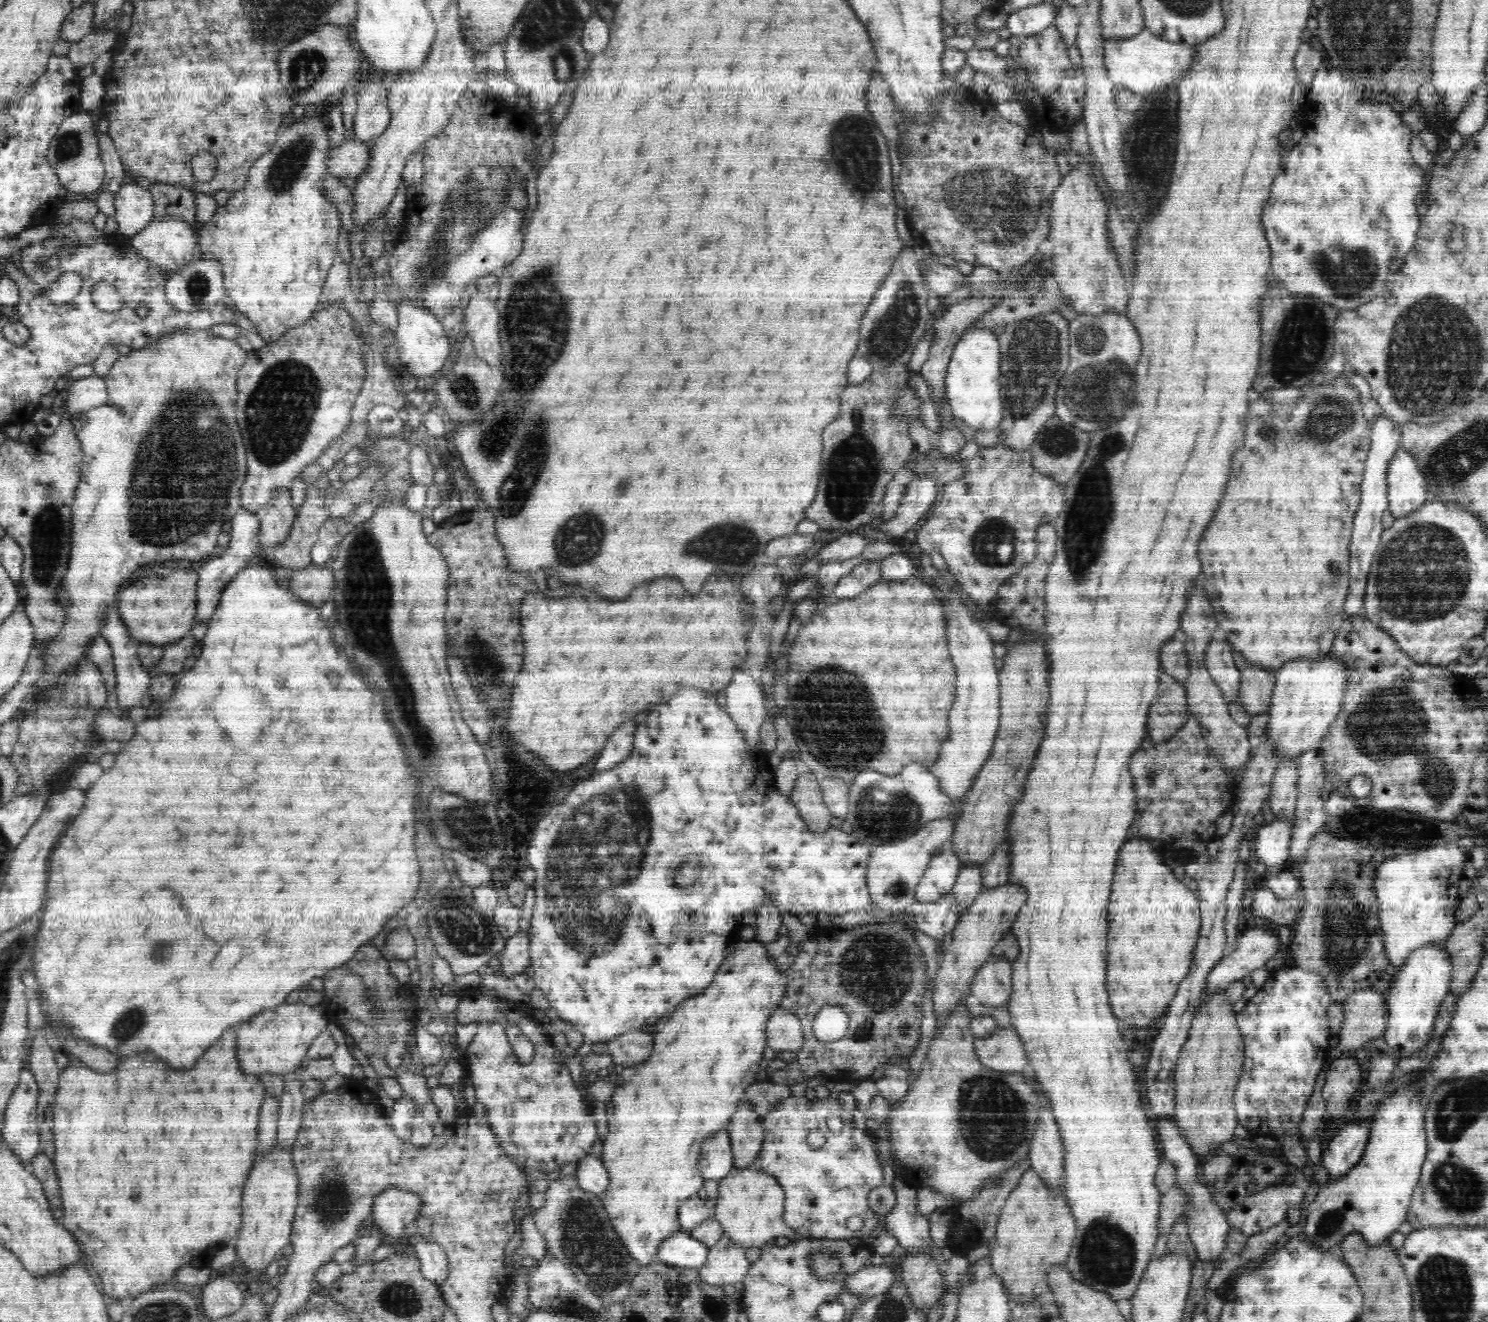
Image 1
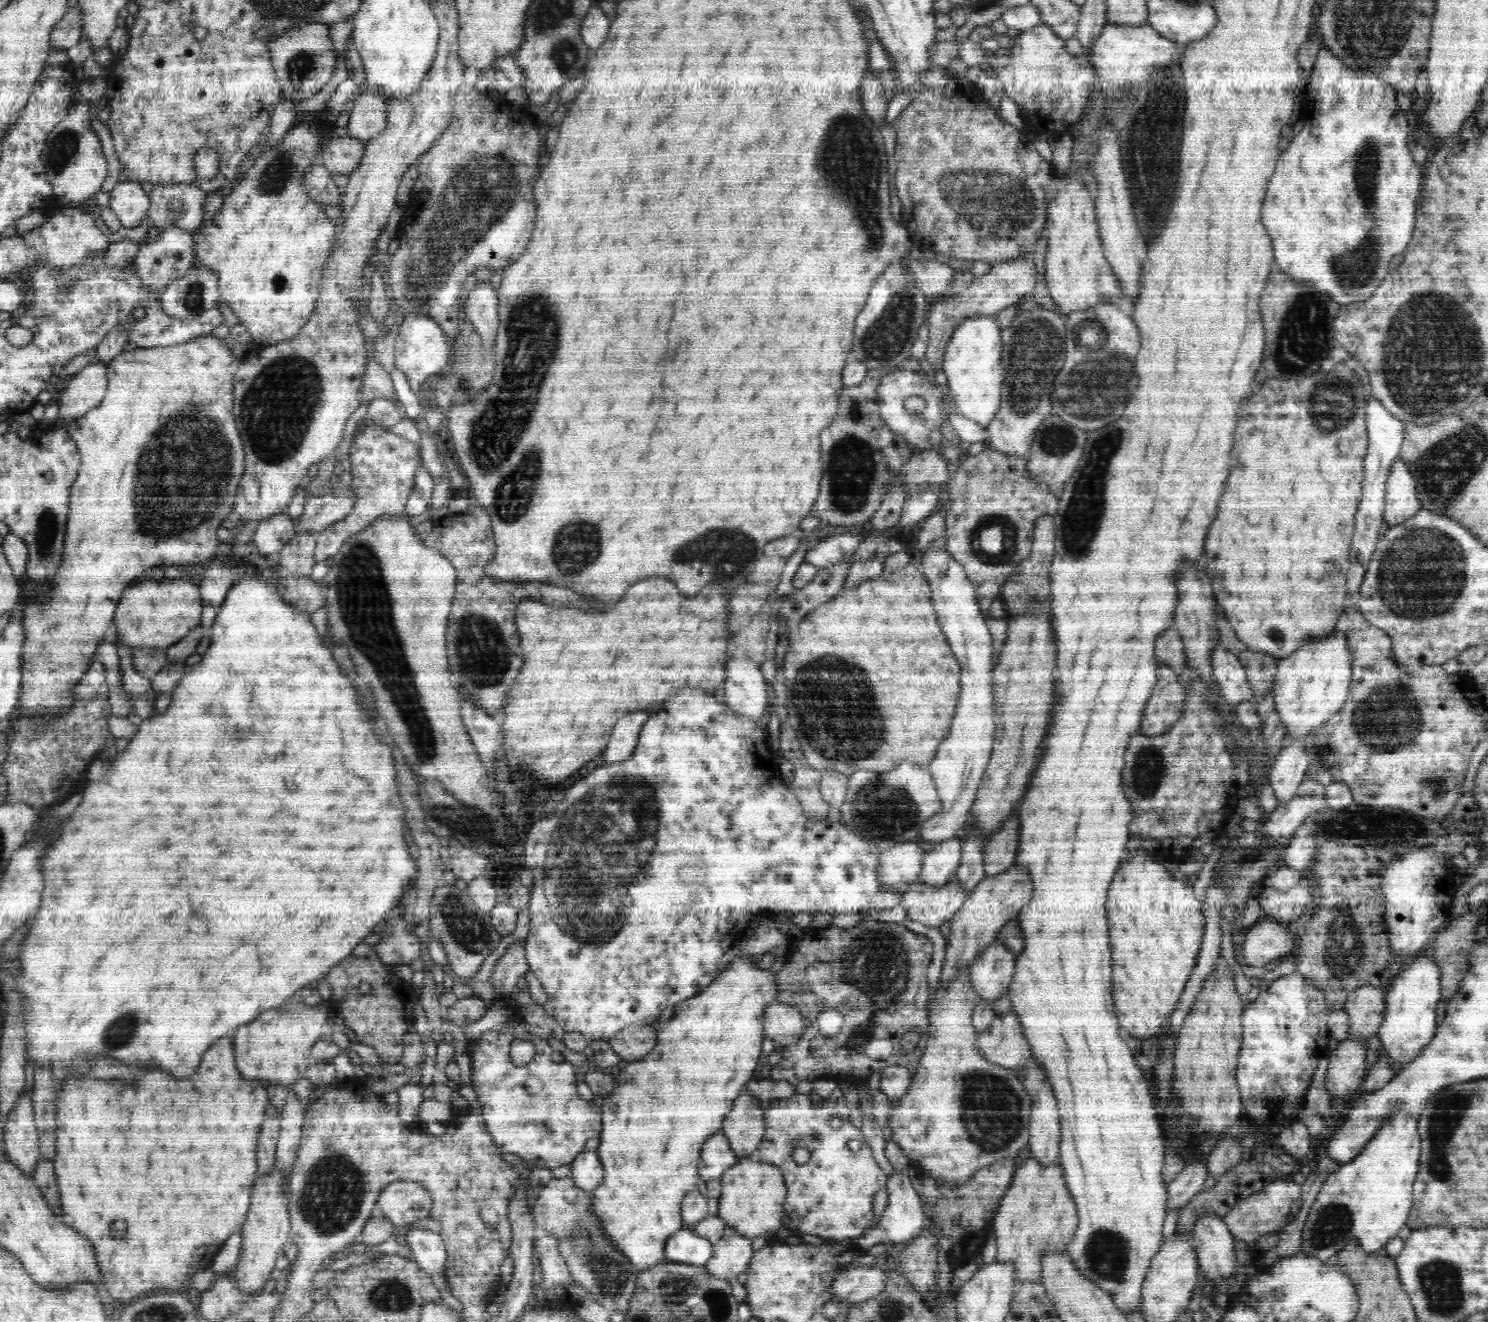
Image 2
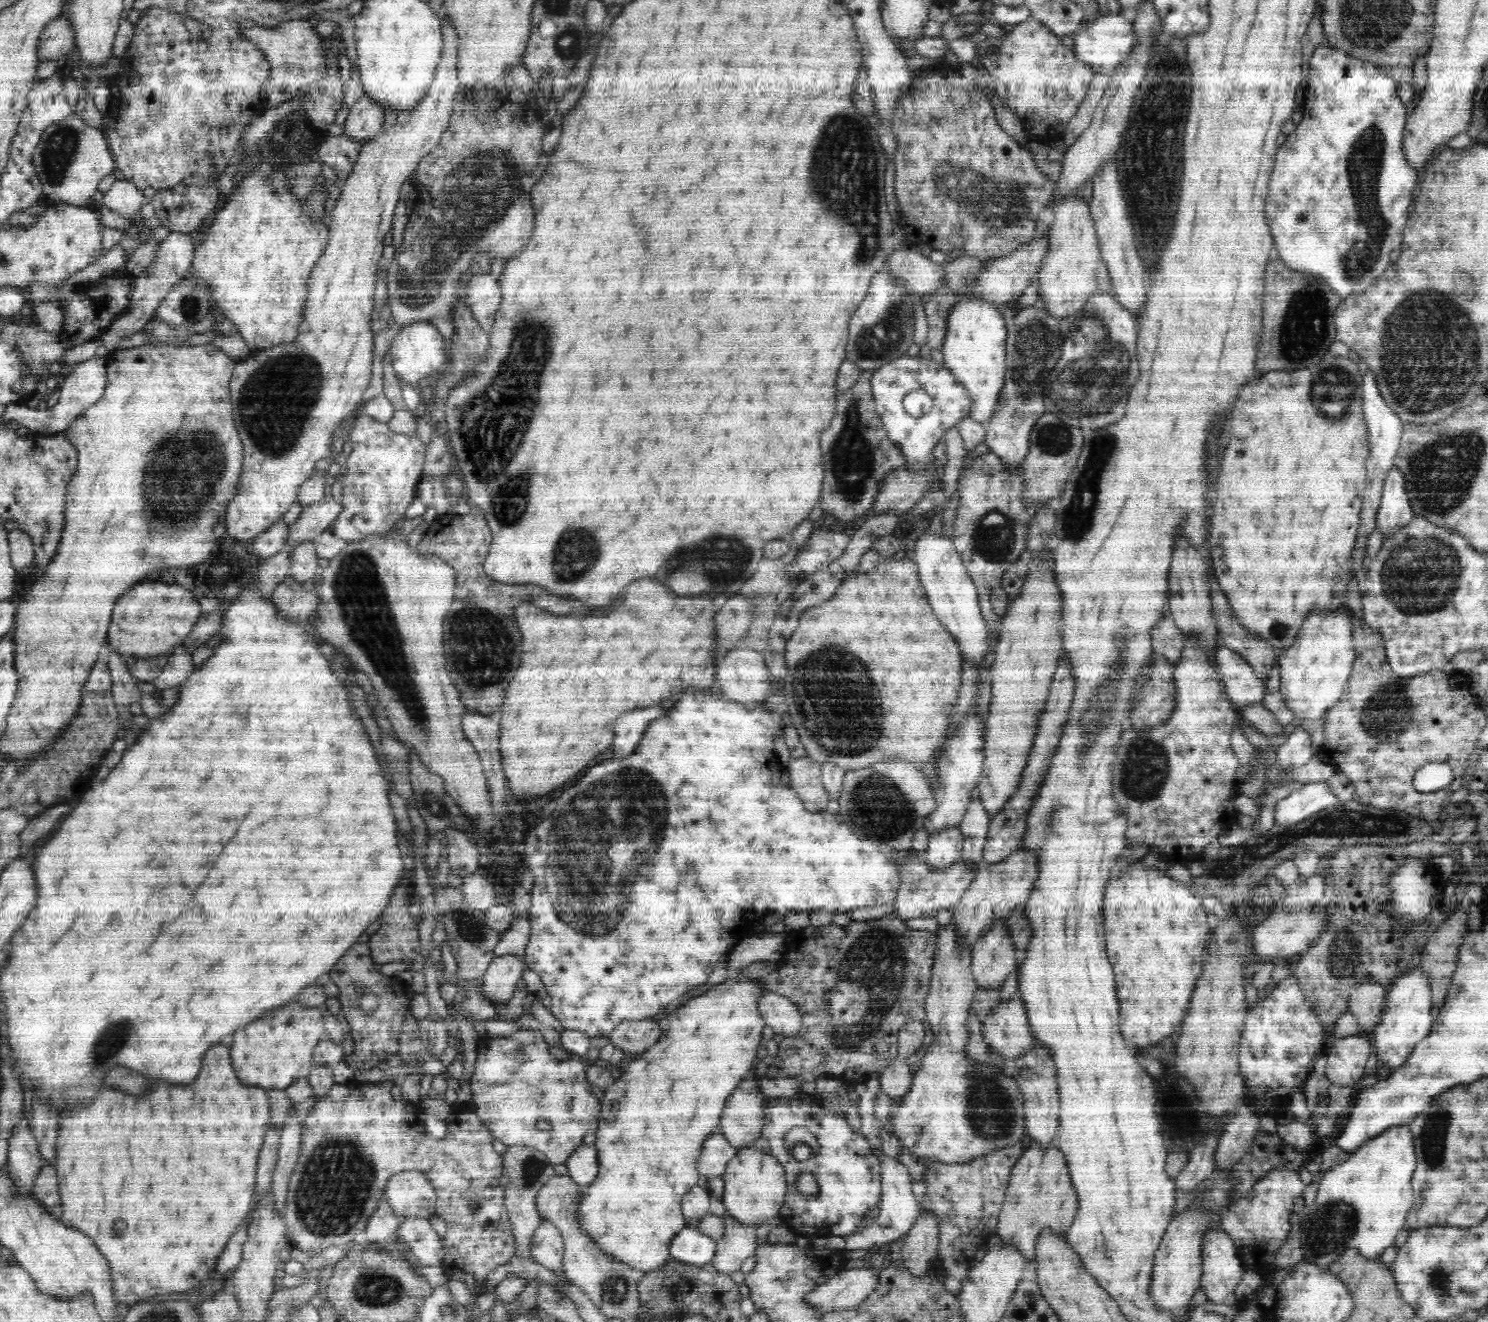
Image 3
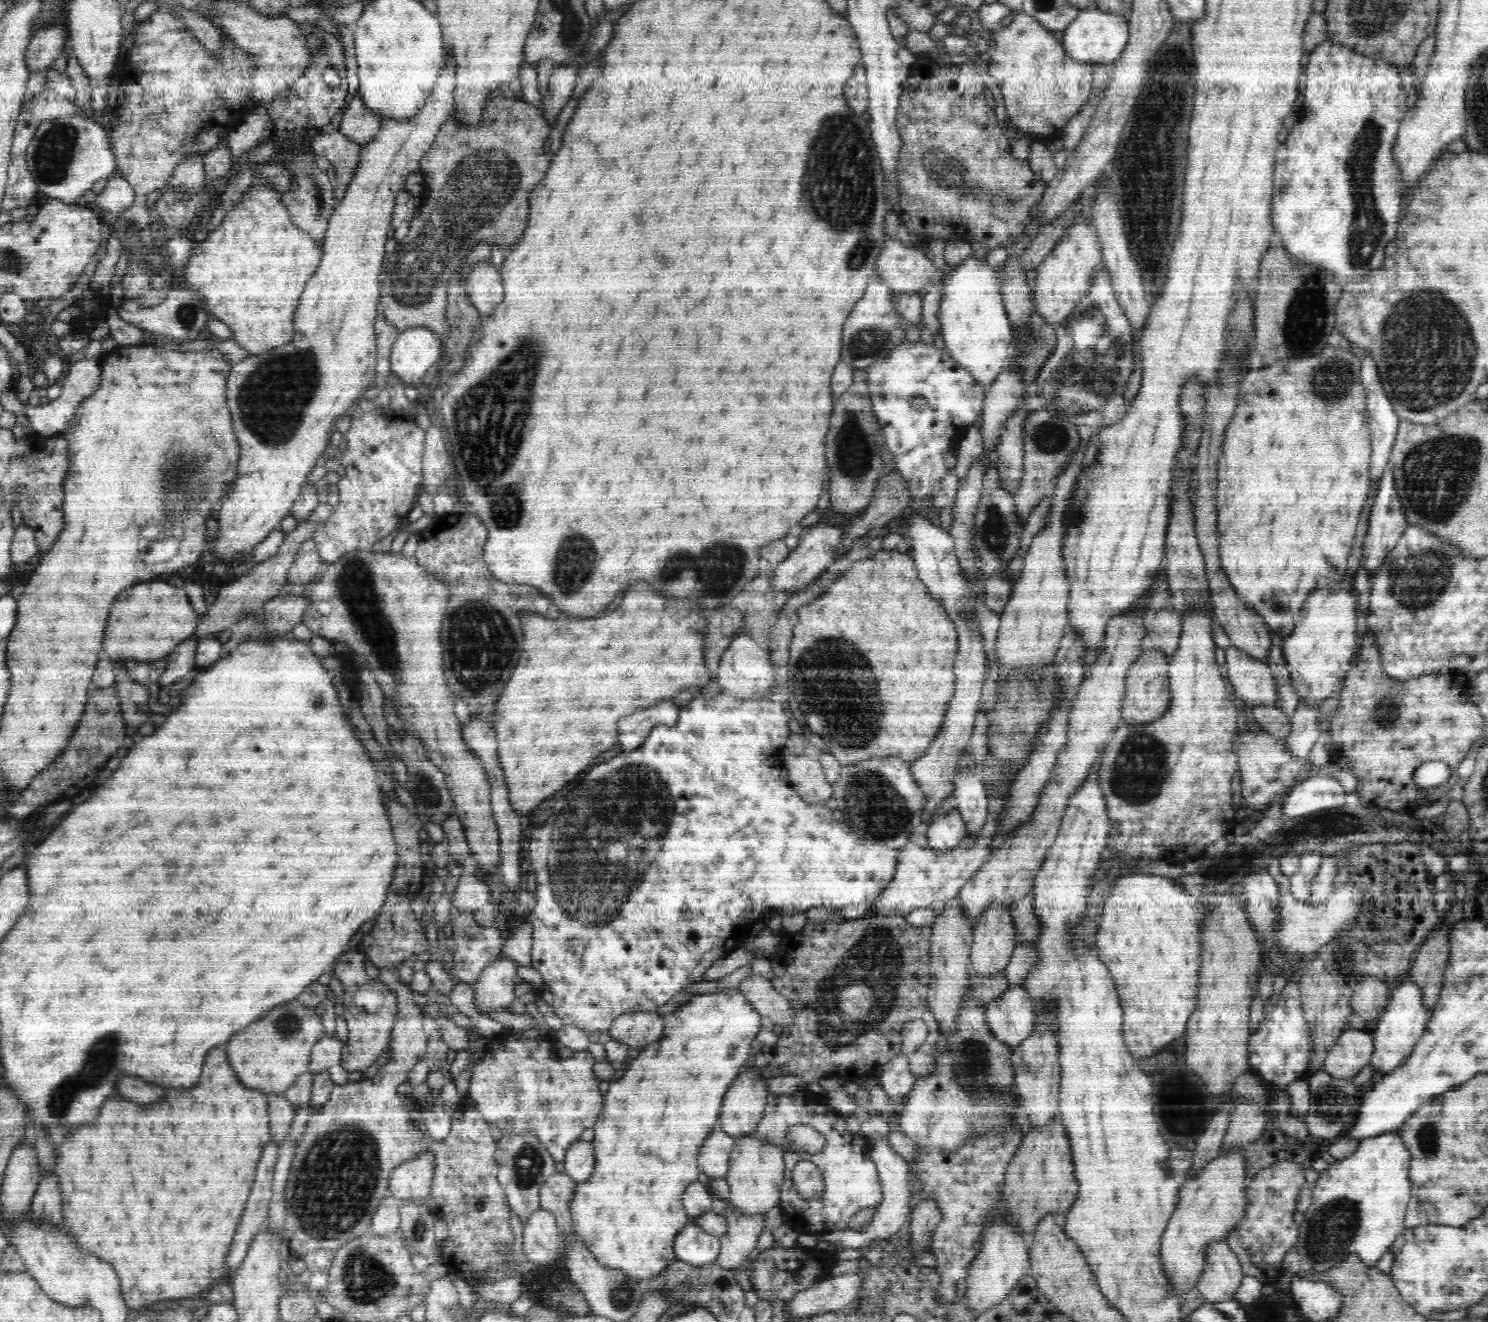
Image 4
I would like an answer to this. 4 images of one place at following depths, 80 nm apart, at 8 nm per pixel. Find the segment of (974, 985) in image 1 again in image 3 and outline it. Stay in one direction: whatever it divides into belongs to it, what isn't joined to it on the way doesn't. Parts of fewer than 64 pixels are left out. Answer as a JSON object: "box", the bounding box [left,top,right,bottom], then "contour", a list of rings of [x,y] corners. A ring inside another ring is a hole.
{"box":[971,918,1020,988],"contour":[[[996,918],[991,930],[971,950],[971,973],[978,988],[1001,988],[1004,980],[1014,972],[1020,954],[1013,945],[1006,919]]]}

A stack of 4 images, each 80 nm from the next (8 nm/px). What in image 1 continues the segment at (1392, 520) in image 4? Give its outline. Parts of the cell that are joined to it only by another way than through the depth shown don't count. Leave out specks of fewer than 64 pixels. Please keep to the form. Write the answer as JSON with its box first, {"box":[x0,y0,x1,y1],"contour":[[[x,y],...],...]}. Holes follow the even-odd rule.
{"box":[1387,447,1427,517],"contour":[[[1400,447],[1390,459],[1387,470],[1388,508],[1395,517],[1405,517],[1419,509],[1427,501],[1426,477],[1422,476],[1422,469],[1418,468],[1418,459]]]}

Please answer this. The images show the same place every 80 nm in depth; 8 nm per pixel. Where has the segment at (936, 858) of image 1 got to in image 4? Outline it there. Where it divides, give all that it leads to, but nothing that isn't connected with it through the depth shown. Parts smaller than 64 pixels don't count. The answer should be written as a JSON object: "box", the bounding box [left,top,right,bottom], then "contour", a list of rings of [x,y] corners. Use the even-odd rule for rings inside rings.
{"box":[927,809,967,850],"contour":[[[950,809],[942,817],[932,820],[927,830],[928,847],[934,850],[945,850],[947,847],[955,846],[967,834],[964,819],[960,810]]]}

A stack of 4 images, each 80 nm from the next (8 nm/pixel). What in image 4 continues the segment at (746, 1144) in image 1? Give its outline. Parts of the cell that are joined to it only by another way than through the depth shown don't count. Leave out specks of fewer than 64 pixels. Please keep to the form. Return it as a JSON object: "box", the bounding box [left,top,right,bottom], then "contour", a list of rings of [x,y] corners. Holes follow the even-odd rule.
{"box":[717,1061,770,1140],"contour":[[[752,1061],[747,1062],[735,1078],[724,1094],[717,1128],[736,1140],[742,1134],[754,1135],[770,1090]]]}

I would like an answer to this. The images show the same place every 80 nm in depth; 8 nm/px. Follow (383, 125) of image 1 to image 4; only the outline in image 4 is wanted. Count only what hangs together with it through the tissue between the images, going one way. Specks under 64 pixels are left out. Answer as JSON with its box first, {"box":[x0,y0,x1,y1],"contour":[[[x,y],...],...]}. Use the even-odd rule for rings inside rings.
{"box":[338,96,382,146],"contour":[[[360,96],[353,97],[346,104],[338,130],[344,133],[348,140],[363,146],[378,134],[382,120],[367,110]]]}

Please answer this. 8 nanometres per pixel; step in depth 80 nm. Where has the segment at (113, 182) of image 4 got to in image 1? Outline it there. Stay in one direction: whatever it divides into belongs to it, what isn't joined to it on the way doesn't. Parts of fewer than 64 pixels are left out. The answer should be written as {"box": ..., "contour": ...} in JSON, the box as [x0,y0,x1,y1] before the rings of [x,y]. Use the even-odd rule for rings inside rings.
{"box":[114,180,155,236],"contour":[[[128,180],[120,188],[114,205],[120,233],[127,236],[141,232],[148,226],[155,212],[151,193],[141,188],[134,180]]]}

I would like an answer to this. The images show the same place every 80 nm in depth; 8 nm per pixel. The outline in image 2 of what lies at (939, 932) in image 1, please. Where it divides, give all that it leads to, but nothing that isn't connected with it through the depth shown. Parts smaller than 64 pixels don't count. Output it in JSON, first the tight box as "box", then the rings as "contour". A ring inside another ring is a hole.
{"box":[901,875,966,928],"contour":[[[956,875],[939,885],[928,885],[916,879],[901,897],[901,906],[907,918],[928,928],[939,928],[945,922],[952,923],[955,912],[966,900],[965,885]]]}

